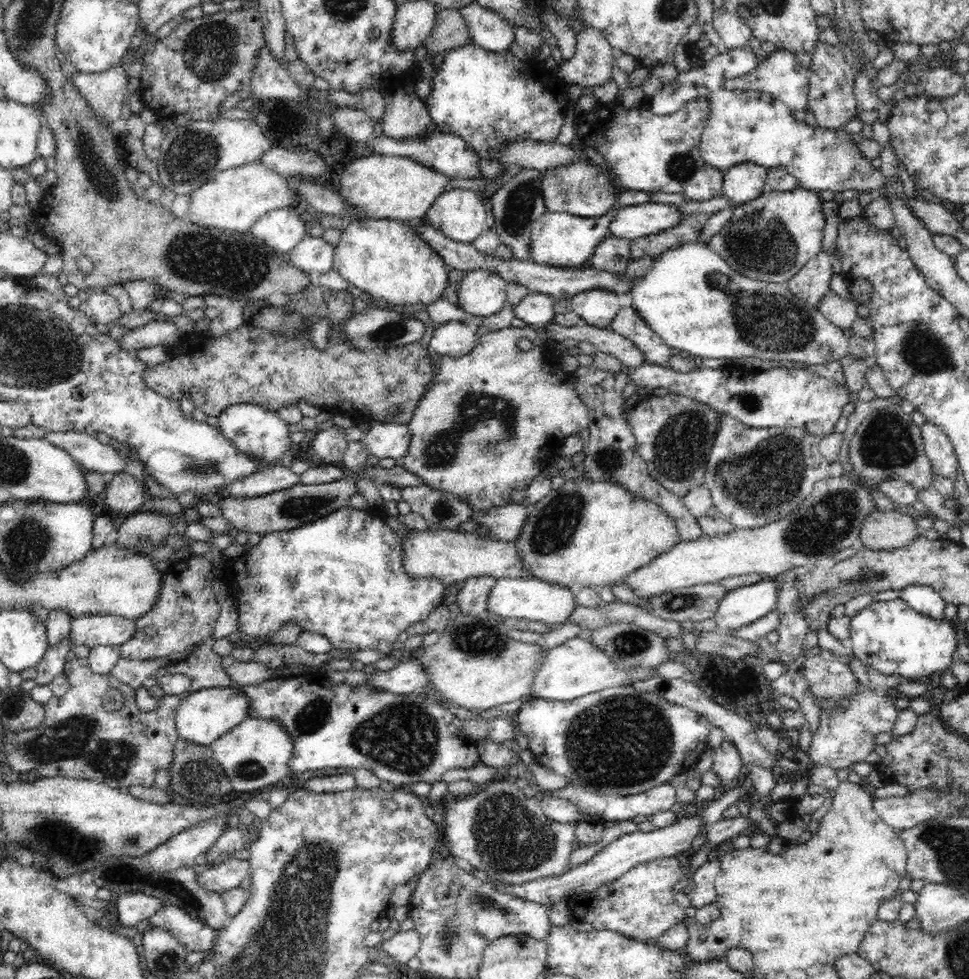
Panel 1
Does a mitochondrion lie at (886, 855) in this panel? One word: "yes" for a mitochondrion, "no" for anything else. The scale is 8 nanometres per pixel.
no

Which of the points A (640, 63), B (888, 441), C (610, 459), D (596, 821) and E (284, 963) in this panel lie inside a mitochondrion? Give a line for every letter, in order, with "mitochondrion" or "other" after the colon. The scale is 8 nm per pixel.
A: other
B: mitochondrion
C: mitochondrion
D: other
E: mitochondrion

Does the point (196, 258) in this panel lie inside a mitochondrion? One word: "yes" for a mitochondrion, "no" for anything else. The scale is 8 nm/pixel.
yes

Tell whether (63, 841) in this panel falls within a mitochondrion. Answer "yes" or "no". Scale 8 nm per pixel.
yes

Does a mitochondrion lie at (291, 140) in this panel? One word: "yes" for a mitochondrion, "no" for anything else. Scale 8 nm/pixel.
no

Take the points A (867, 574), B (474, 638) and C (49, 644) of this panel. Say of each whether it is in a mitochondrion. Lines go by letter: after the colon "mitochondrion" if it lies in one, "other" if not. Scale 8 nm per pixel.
A: mitochondrion
B: mitochondrion
C: other

